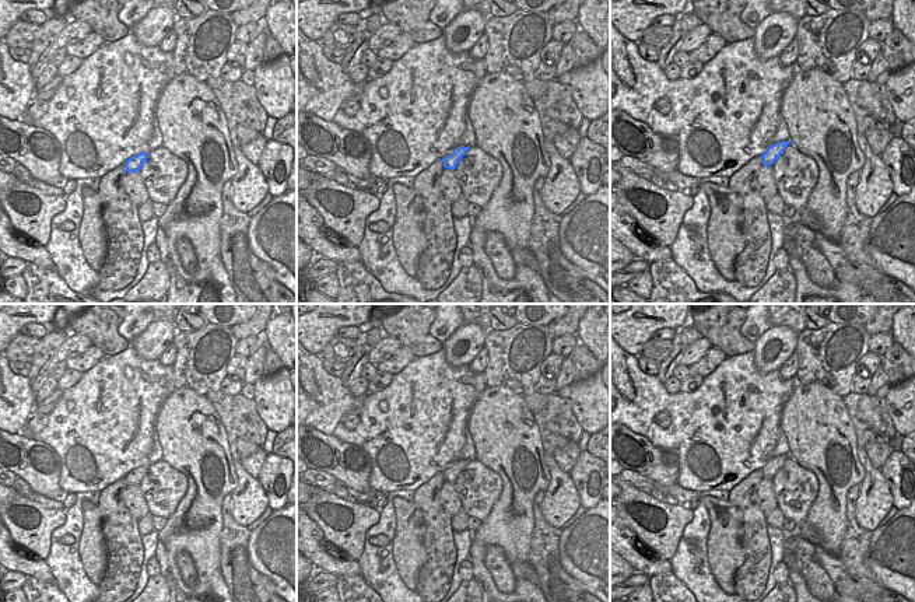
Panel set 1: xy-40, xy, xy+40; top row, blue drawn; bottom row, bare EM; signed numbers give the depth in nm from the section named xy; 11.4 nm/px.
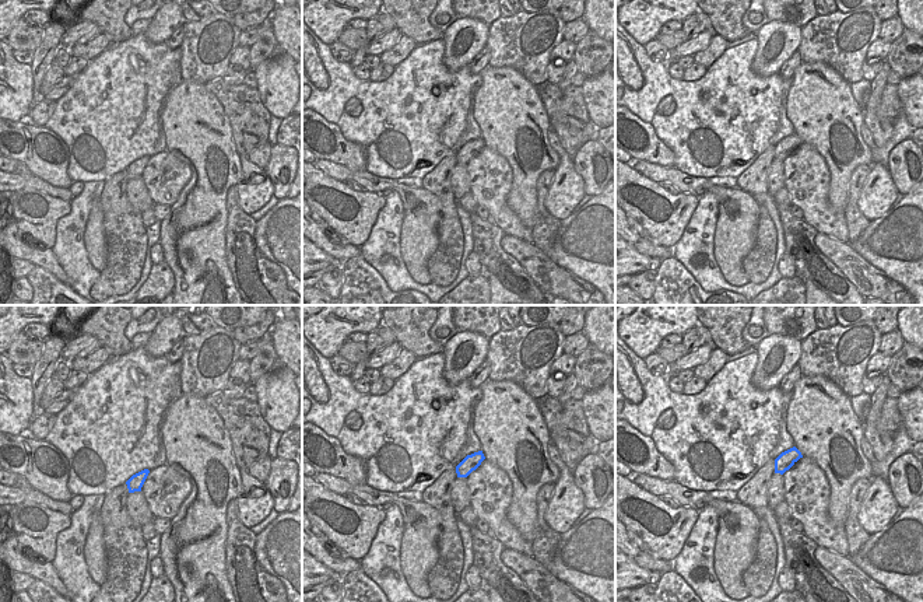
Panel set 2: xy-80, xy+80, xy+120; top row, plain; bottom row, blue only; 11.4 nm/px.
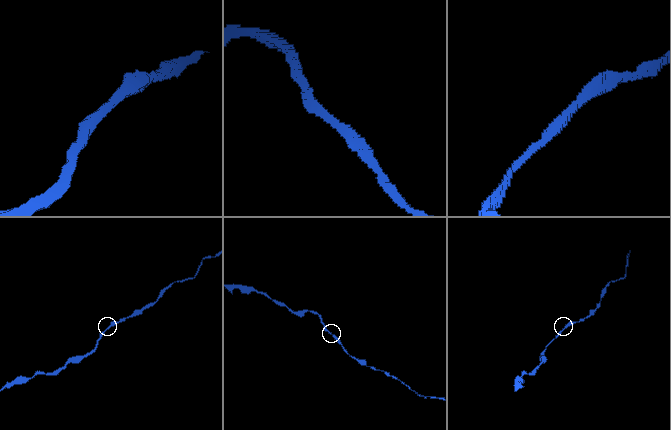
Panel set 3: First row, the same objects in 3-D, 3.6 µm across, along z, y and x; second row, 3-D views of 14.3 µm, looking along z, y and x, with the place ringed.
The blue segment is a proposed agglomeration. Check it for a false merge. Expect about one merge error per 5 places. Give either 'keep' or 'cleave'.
keep

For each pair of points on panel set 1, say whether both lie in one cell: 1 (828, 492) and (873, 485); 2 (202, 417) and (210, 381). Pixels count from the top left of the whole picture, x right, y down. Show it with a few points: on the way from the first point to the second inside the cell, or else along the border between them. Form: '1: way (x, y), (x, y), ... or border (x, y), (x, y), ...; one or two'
1: border (856, 451), (863, 468), (861, 483); two
2: border (175, 388), (192, 388), (204, 395); two

